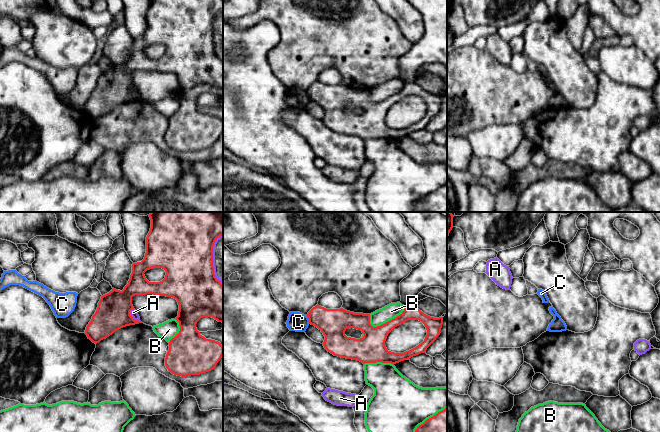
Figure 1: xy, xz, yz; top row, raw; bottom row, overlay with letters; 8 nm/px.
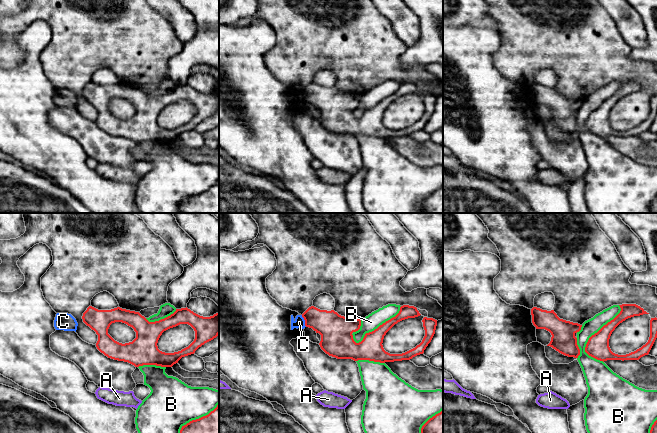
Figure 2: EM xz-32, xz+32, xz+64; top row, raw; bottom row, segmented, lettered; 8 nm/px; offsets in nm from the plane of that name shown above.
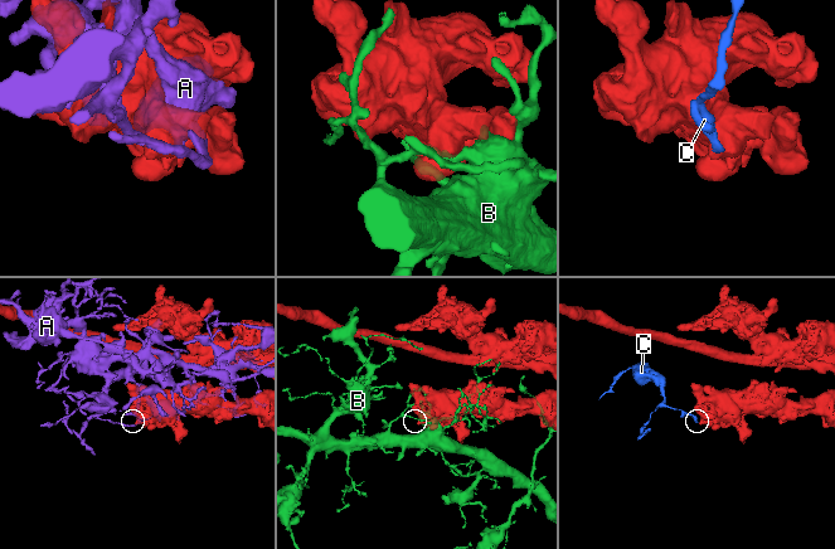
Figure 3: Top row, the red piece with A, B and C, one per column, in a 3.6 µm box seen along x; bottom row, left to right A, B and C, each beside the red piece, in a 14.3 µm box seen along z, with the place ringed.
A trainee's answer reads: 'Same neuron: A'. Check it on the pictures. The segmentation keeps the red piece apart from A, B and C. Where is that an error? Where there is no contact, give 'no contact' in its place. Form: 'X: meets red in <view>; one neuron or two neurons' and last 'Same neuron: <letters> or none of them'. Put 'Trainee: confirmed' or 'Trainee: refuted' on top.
Trainee: refuted
A: meets red in xy; two neurons
B: meets red in xz; two neurons
C: meets red in xz; two neurons
Same neuron: none of them

